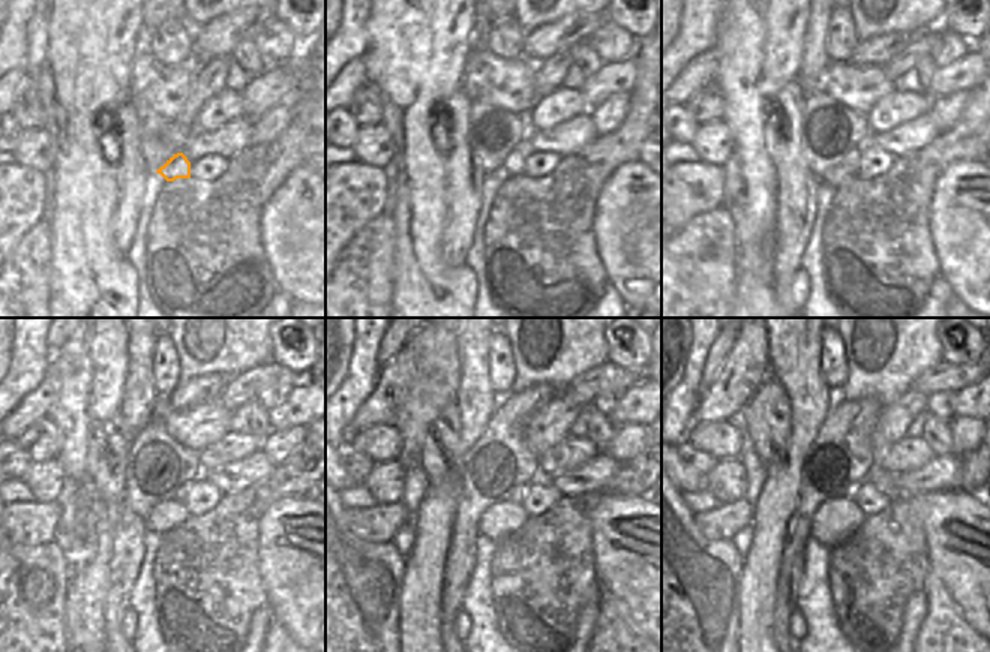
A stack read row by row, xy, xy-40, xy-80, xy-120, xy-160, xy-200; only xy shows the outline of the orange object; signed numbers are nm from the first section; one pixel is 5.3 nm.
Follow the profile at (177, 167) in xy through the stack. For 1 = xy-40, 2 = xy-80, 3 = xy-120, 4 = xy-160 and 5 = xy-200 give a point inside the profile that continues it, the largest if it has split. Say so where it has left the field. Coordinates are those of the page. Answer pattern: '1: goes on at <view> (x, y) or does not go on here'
1: goes on at xy-40 (513, 165)
2: goes on at xy-80 (851, 161)
3: goes on at xy-120 (182, 492)
4: goes on at xy-160 (518, 493)
5: goes on at xy-200 (851, 493)

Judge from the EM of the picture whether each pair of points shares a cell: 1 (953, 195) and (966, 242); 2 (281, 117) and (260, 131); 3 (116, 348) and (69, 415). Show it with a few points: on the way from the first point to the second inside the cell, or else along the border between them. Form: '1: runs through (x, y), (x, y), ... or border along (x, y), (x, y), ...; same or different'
1: runs through (965, 207), (966, 230); same
2: runs through (276, 120), (264, 129); same
3: runs through (99, 364), (96, 381), (86, 391), (84, 399); same

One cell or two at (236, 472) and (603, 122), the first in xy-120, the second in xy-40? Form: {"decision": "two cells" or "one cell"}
{"decision": "two cells"}

